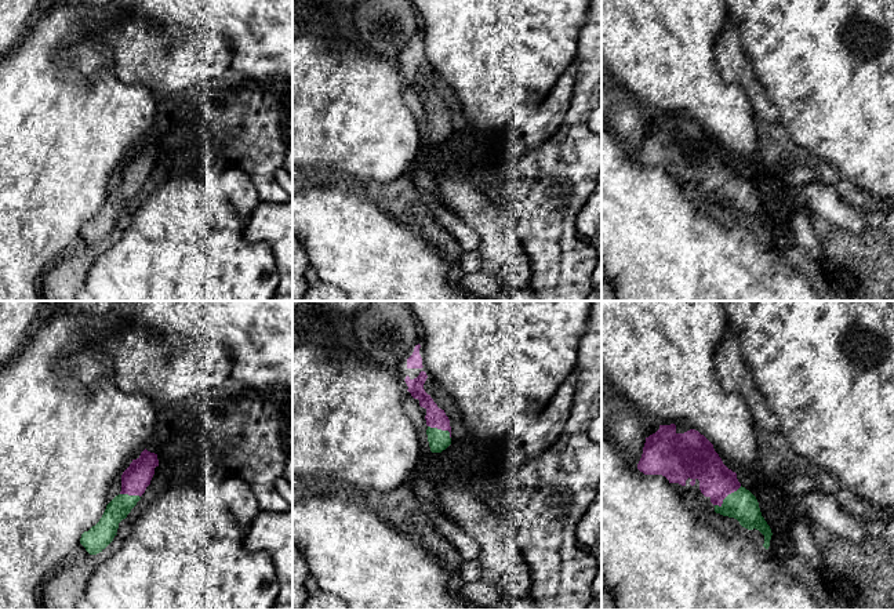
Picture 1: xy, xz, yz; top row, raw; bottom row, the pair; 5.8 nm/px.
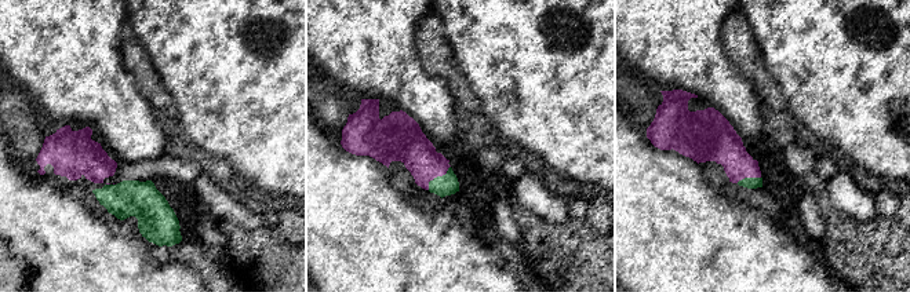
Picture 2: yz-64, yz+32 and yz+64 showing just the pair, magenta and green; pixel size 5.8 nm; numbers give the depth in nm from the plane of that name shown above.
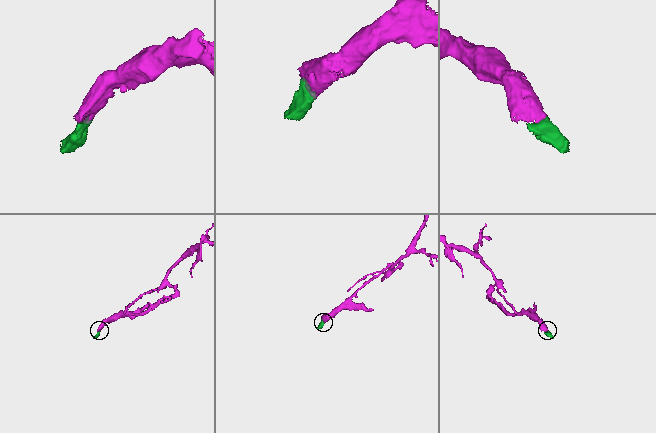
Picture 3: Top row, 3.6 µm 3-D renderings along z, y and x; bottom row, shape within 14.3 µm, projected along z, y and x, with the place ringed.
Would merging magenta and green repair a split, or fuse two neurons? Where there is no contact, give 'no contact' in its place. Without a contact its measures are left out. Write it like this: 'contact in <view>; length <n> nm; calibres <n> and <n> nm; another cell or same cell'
contact in yz; length 200 nm; calibres 220 and 180 nm; same cell

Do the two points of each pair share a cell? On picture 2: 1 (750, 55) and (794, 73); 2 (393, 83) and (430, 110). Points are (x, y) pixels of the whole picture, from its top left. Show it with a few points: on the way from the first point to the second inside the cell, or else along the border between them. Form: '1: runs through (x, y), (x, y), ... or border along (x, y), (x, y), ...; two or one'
1: border along (750, 30), (759, 46), (765, 69), (781, 88); two
2: runs through (403, 81), (422, 101); one

